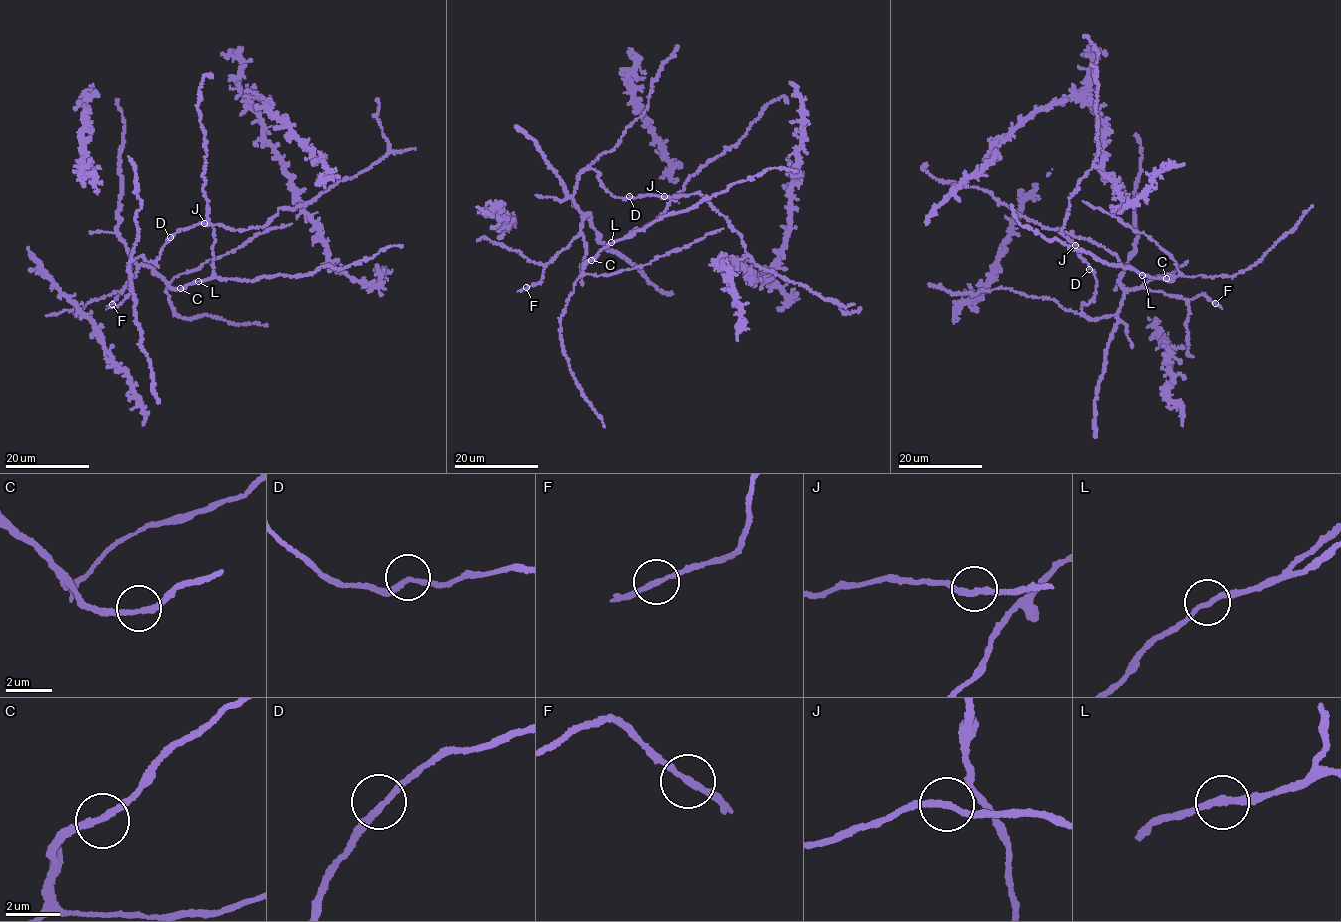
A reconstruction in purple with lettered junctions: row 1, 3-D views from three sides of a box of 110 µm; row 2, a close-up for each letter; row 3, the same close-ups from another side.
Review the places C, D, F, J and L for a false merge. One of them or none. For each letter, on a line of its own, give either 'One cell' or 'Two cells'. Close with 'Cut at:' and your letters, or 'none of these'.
C: One cell
D: One cell
F: One cell
J: One cell
L: One cell
Cut at: none of these

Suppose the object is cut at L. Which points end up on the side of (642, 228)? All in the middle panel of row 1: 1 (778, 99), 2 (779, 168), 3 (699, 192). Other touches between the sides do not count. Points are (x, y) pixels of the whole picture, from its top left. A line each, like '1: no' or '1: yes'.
1: yes
2: yes
3: no

